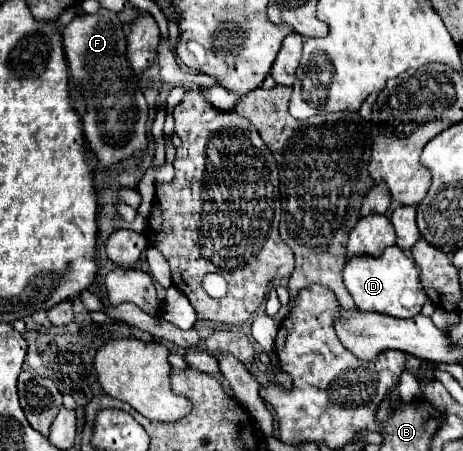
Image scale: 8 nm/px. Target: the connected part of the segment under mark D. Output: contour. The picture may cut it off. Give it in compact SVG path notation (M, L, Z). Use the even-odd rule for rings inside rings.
M398 245L384 249L380 257L354 255L352 259L346 261L342 269L342 277L344 277L346 289L350 291L360 311L378 311L392 317L408 319L418 315L426 301L426 293L420 285L420 277L414 261Z

